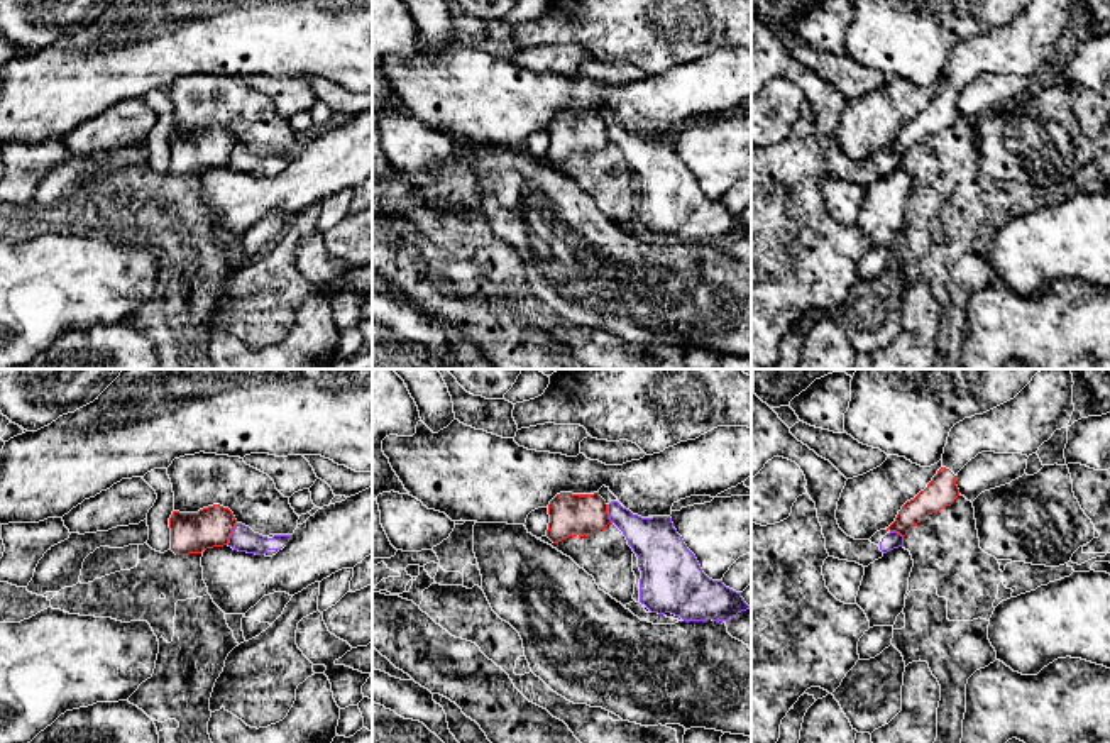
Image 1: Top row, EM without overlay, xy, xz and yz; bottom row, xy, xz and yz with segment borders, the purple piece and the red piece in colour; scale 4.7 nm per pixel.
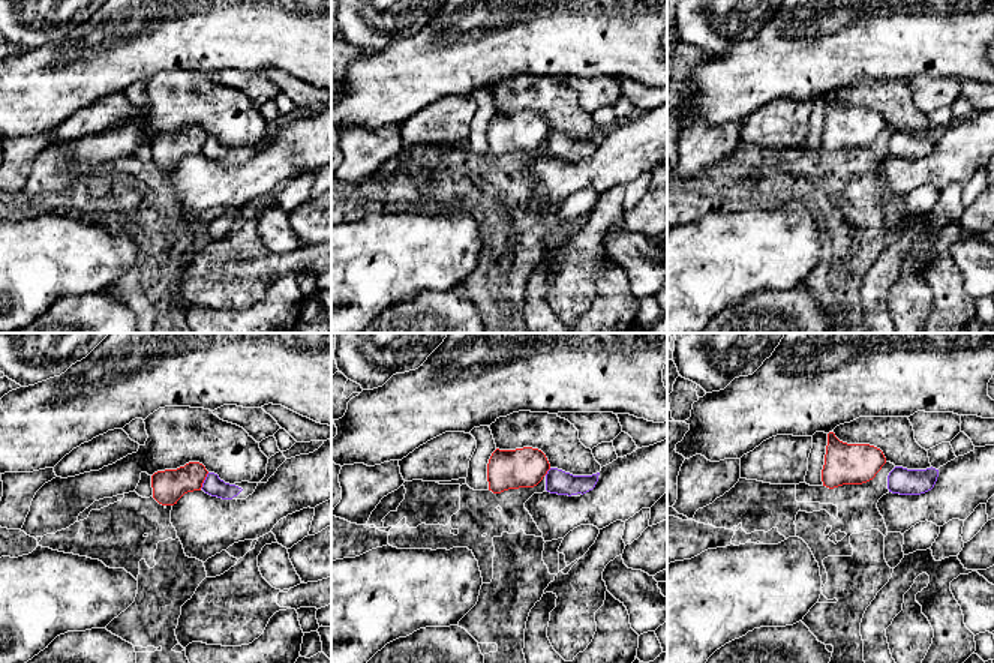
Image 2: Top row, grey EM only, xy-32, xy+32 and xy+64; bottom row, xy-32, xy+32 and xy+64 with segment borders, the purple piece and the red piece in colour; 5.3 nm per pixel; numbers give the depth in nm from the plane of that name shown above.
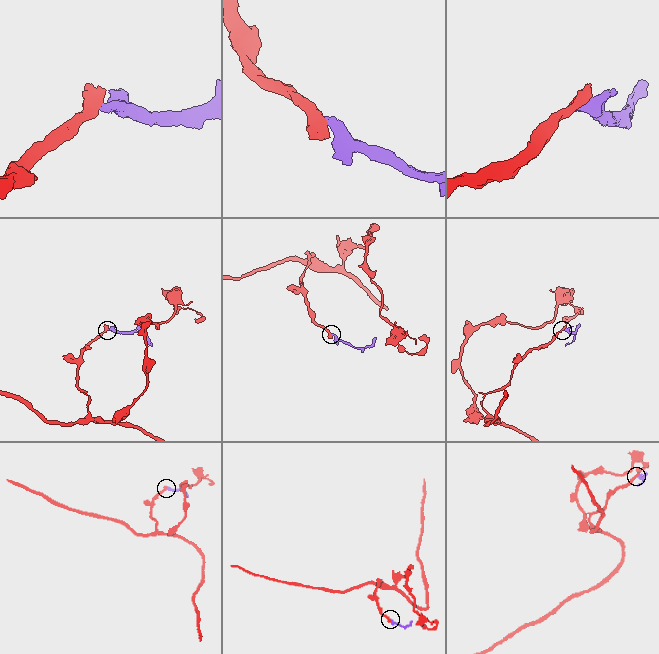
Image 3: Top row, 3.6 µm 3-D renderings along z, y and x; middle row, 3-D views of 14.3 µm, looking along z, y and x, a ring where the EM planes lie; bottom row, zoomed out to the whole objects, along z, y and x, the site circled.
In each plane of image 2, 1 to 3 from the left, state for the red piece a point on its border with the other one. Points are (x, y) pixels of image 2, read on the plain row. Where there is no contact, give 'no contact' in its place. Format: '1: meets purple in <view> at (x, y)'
1: meets purple in xy-32 at (204, 144)
2: meets purple in xy+32 at (547, 135)
3: no contact

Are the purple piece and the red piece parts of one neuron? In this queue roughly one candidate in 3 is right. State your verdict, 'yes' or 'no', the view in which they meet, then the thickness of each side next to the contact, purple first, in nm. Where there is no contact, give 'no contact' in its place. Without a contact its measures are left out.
no; contact in xy; calibres 120 and 190 nm

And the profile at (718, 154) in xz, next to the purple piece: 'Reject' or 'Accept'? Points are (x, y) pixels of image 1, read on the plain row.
Reject

